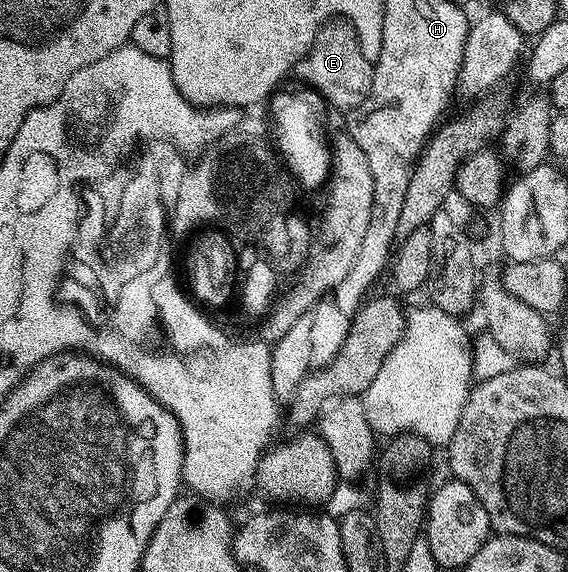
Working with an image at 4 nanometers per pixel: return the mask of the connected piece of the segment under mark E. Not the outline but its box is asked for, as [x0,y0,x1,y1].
[294,19,374,110]

